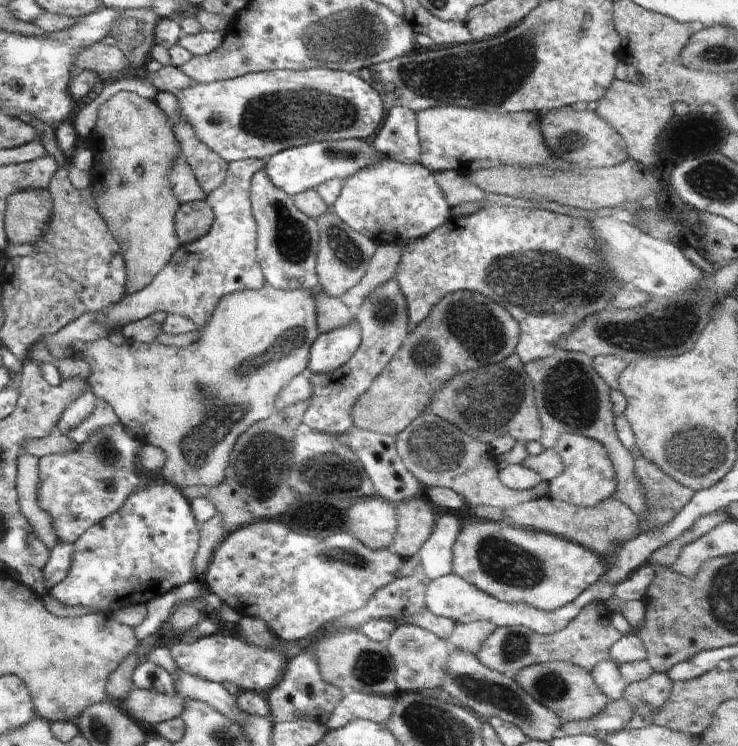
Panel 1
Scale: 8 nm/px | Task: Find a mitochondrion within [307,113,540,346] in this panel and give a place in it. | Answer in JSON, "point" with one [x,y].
{"point":[346,253]}

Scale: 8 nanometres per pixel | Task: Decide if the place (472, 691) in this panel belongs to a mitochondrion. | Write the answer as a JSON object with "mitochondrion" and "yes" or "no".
{"mitochondrion":"yes"}

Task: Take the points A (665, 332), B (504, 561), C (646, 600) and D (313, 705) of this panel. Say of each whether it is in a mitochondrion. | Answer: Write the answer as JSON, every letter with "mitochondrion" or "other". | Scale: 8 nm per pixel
{"A":"mitochondrion","B":"mitochondrion","C":"other","D":"other"}

